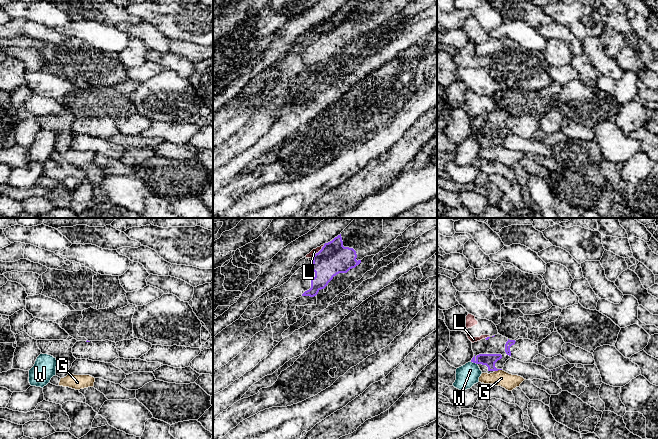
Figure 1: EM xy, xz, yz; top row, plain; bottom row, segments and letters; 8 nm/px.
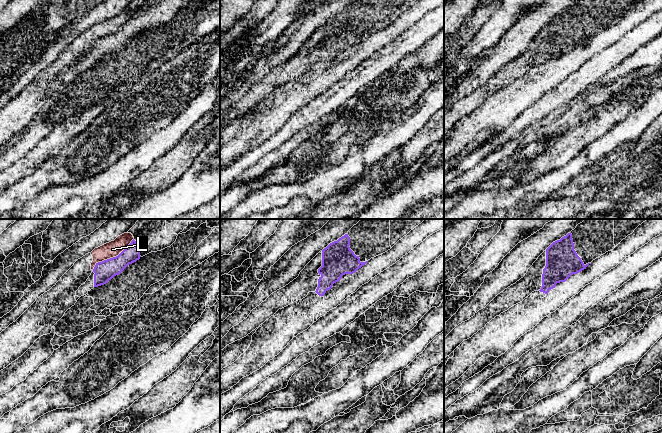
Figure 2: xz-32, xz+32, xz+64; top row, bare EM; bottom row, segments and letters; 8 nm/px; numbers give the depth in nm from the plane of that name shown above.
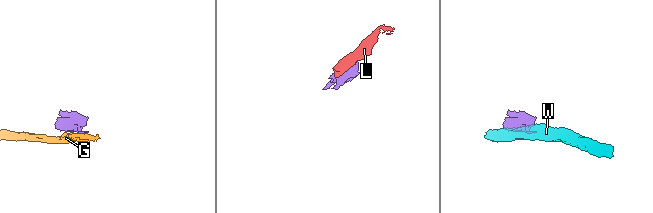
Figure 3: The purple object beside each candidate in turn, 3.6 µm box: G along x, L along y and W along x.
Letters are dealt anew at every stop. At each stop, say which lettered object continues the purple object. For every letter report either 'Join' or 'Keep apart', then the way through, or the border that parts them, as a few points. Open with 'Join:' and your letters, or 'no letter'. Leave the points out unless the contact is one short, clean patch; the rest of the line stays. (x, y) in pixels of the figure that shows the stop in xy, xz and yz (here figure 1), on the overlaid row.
Join: no letter
G: Keep apart
L: Keep apart. Boundary: xz (324, 244), (311, 257)
W: Keep apart

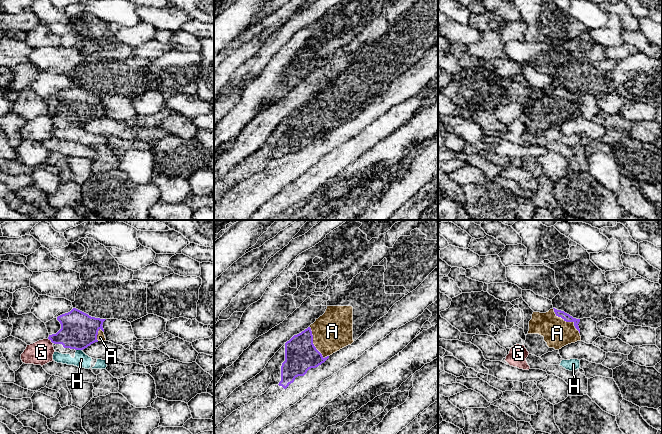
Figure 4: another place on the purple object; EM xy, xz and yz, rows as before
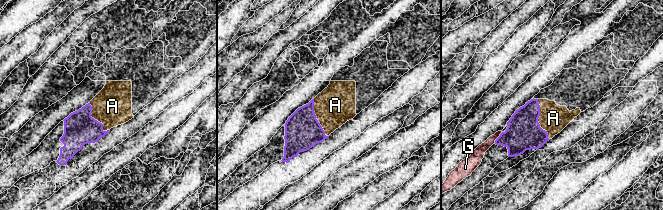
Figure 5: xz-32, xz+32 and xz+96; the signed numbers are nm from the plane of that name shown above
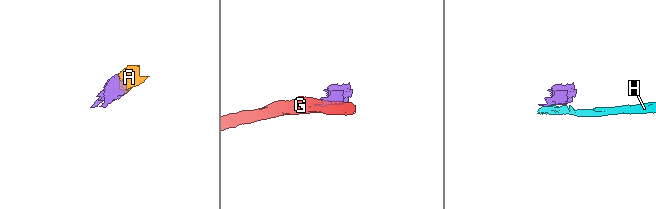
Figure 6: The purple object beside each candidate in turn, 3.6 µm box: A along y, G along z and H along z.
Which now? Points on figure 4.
Join: A
A: Join. Path across: yz (559, 313), (567, 321), (557, 333)
G: Keep apart
H: Keep apart

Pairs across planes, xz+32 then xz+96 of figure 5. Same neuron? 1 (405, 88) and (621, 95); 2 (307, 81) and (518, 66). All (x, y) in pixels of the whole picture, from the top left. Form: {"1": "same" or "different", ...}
{"1": "same", "2": "different"}

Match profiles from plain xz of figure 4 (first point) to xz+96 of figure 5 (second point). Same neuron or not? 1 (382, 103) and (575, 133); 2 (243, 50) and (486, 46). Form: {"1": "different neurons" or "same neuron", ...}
{"1": "same neuron", "2": "different neurons"}

